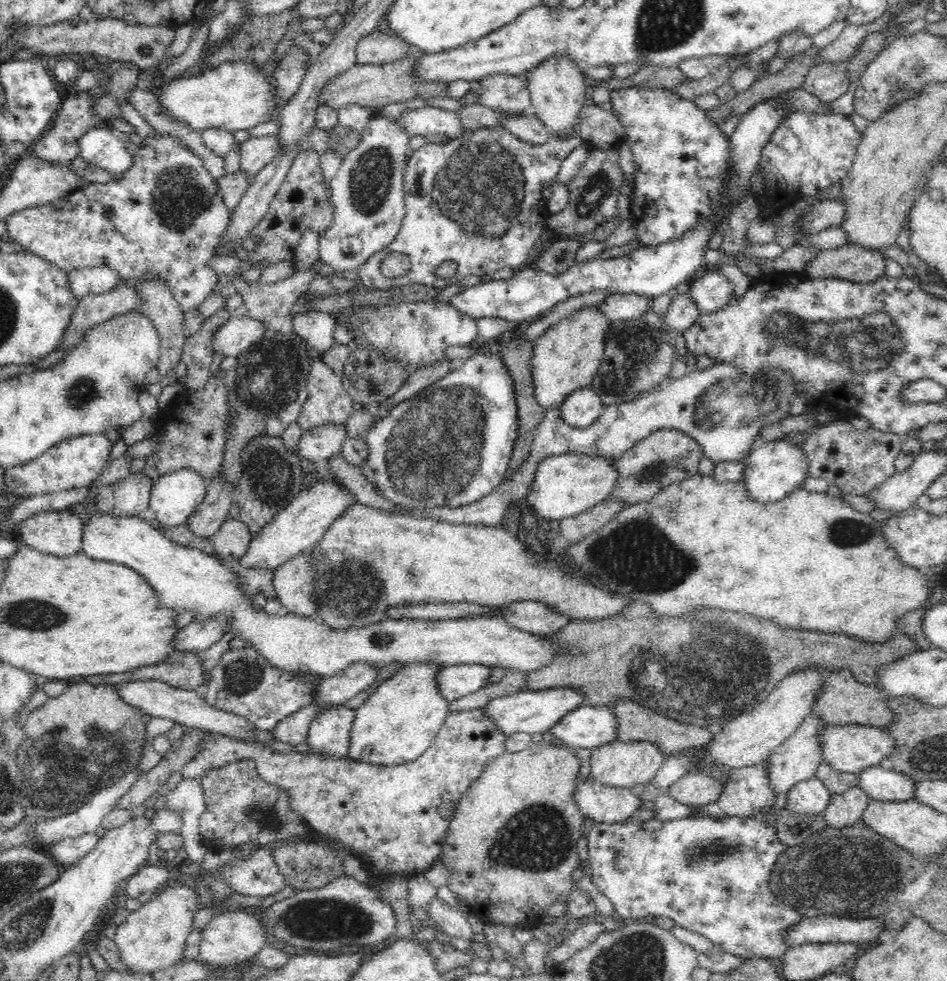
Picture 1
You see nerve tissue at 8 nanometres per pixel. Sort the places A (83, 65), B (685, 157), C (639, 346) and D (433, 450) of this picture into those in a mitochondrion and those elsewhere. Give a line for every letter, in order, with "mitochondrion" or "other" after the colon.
A: other
B: other
C: mitochondrion
D: mitochondrion

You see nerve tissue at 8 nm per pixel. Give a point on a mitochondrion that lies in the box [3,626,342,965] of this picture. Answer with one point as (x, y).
(71, 762)

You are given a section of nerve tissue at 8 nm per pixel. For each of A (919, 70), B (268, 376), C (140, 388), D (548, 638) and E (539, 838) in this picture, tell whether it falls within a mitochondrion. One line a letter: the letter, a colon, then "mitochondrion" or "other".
A: mitochondrion
B: mitochondrion
C: other
D: other
E: mitochondrion

